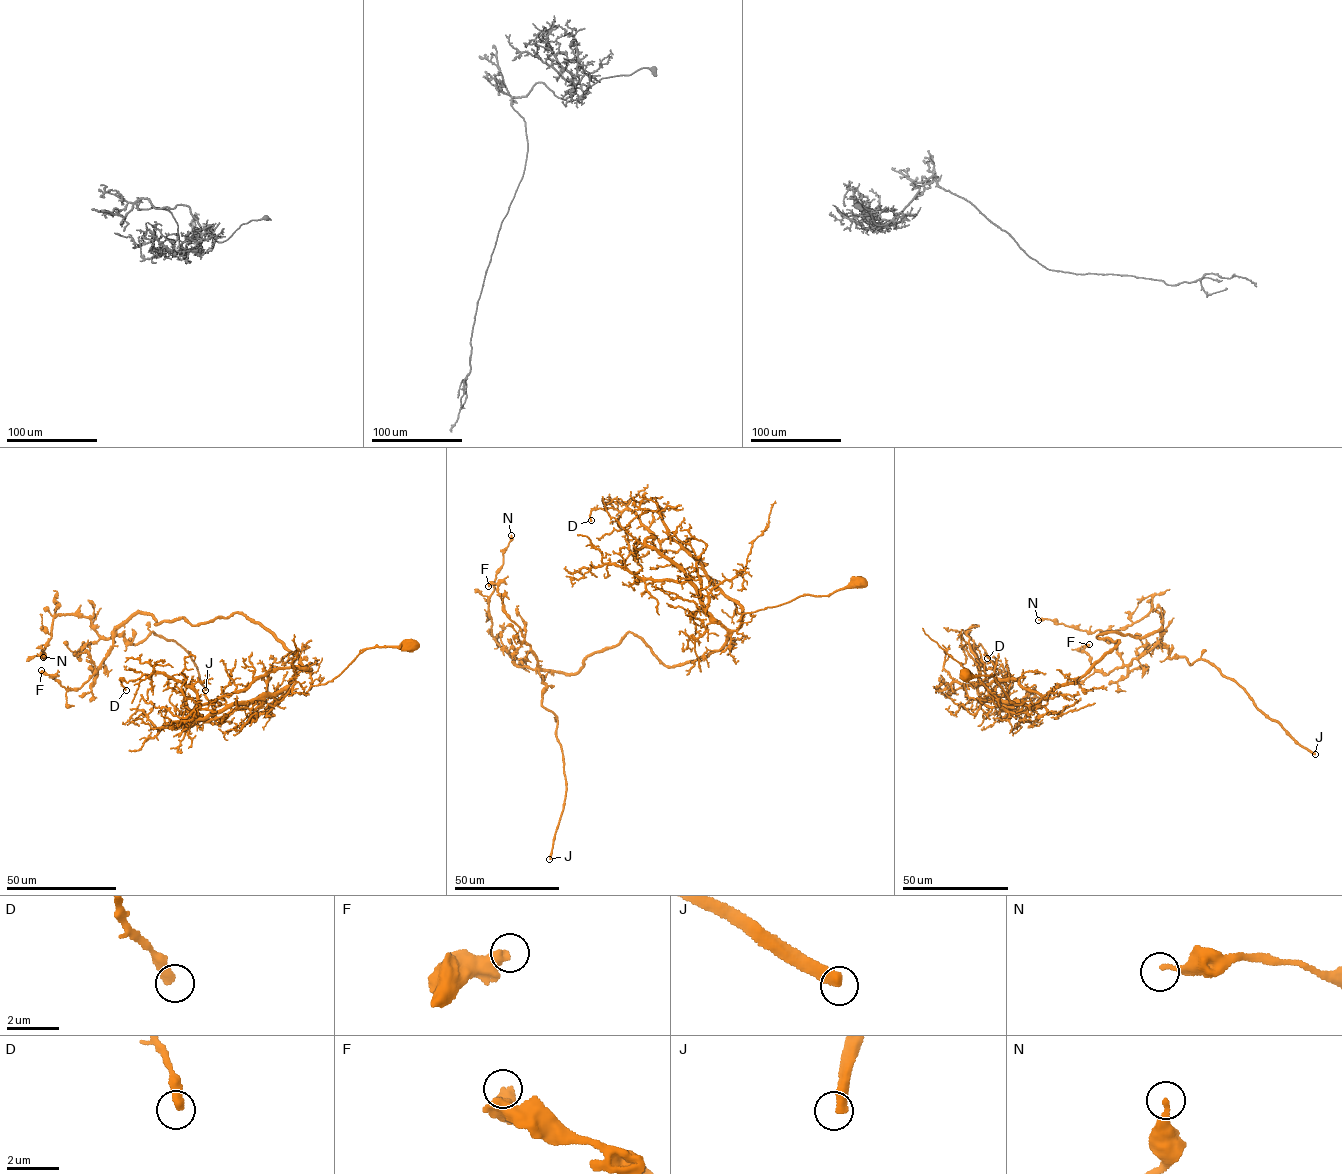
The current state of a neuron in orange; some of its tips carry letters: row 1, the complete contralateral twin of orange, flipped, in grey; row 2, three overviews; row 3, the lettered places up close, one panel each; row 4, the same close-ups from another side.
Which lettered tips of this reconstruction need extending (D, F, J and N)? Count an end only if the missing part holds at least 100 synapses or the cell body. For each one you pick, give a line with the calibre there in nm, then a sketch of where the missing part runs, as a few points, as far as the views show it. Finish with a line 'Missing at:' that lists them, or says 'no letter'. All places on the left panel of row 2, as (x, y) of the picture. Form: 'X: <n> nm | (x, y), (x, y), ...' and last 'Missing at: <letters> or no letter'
J: 480 nm | (205, 690), (230, 742), (279, 703), (272, 679), (288, 687), (300, 680), (291, 647), (300, 624), (324, 620)
Missing at: J

